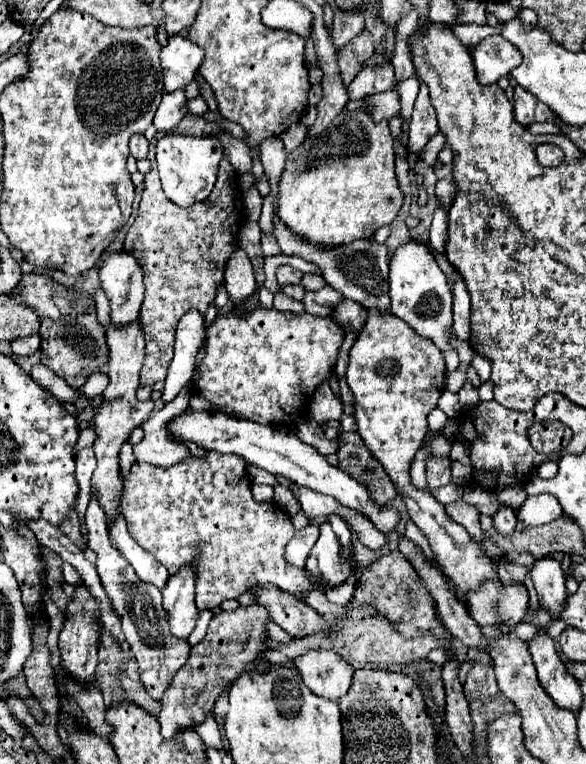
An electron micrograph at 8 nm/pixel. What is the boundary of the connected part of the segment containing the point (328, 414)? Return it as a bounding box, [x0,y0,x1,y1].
[311,382,343,424]

